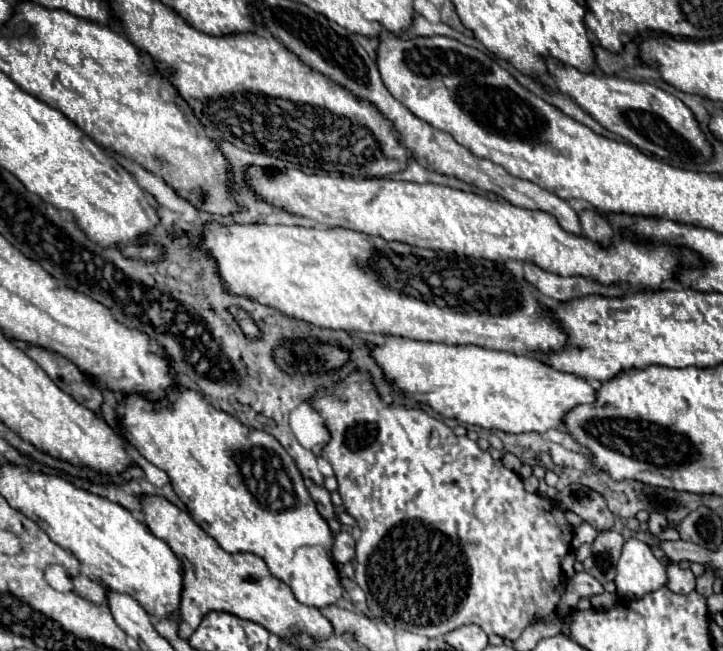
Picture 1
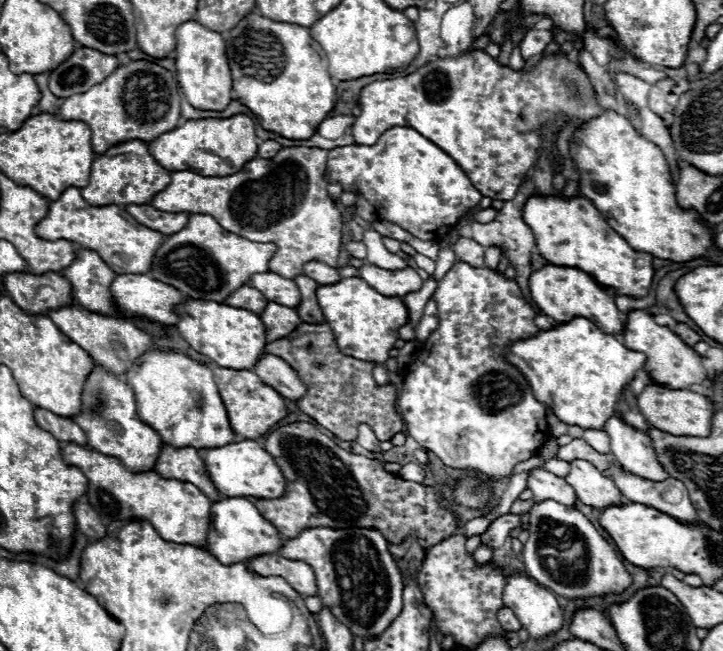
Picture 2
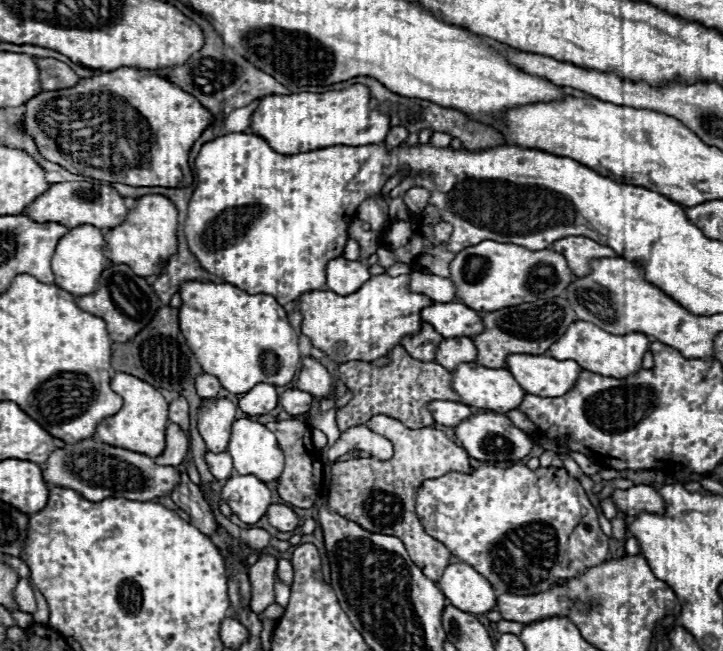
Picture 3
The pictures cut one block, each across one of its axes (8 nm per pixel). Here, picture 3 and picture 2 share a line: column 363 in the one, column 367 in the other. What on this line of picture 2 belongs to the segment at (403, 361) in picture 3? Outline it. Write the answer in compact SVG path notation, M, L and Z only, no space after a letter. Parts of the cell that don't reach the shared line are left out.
M302 322L286 338L278 338L266 344L266 352L276 354L284 362L288 362L302 384L308 388L306 394L296 400L296 406L340 440L356 440L358 424L368 424L378 440L390 440L394 434L402 432L404 422L394 408L396 388L390 382L378 388L372 378L374 362L344 356L338 350L328 324Z

